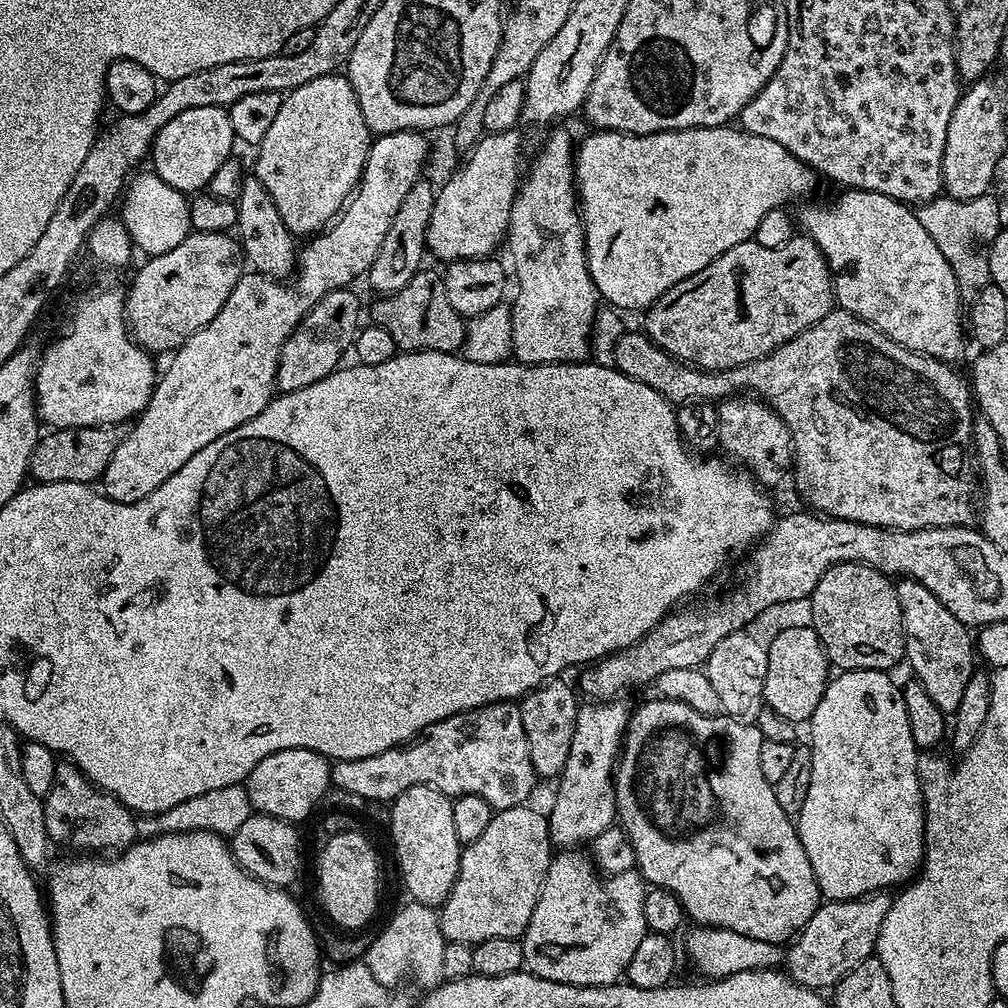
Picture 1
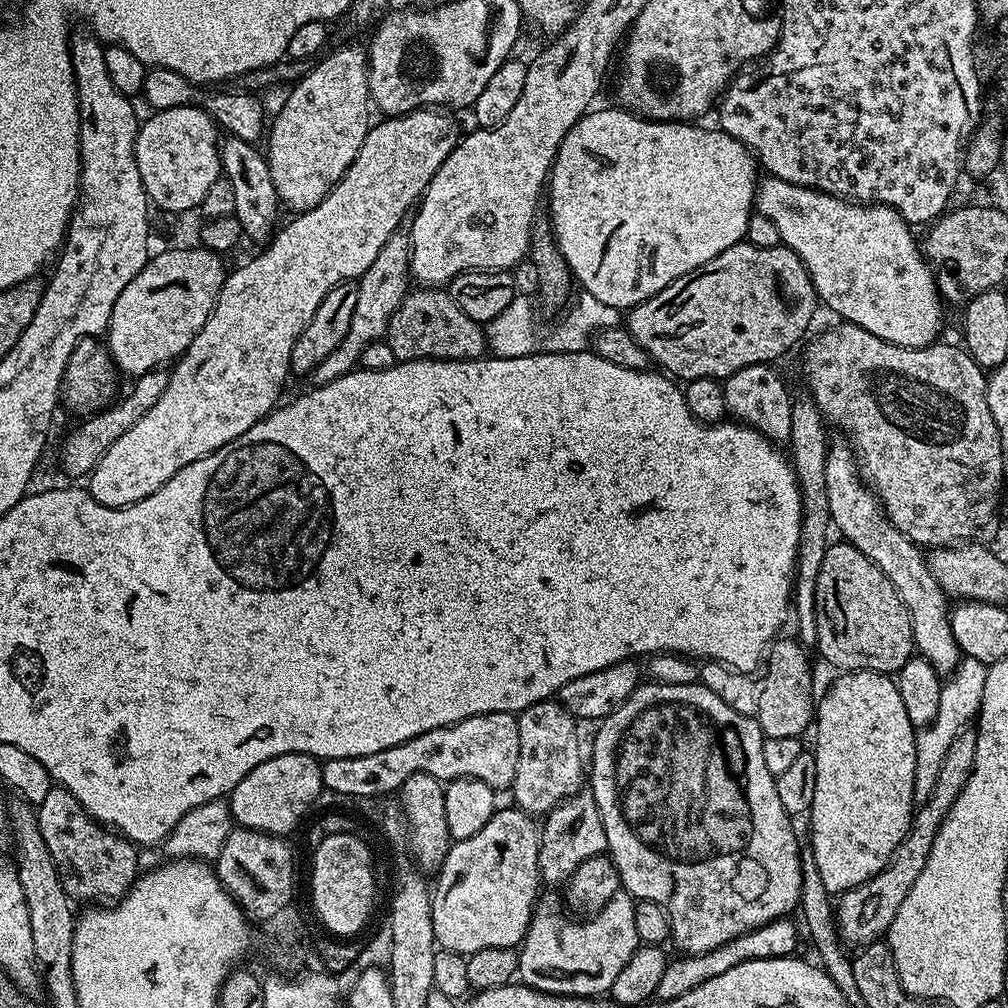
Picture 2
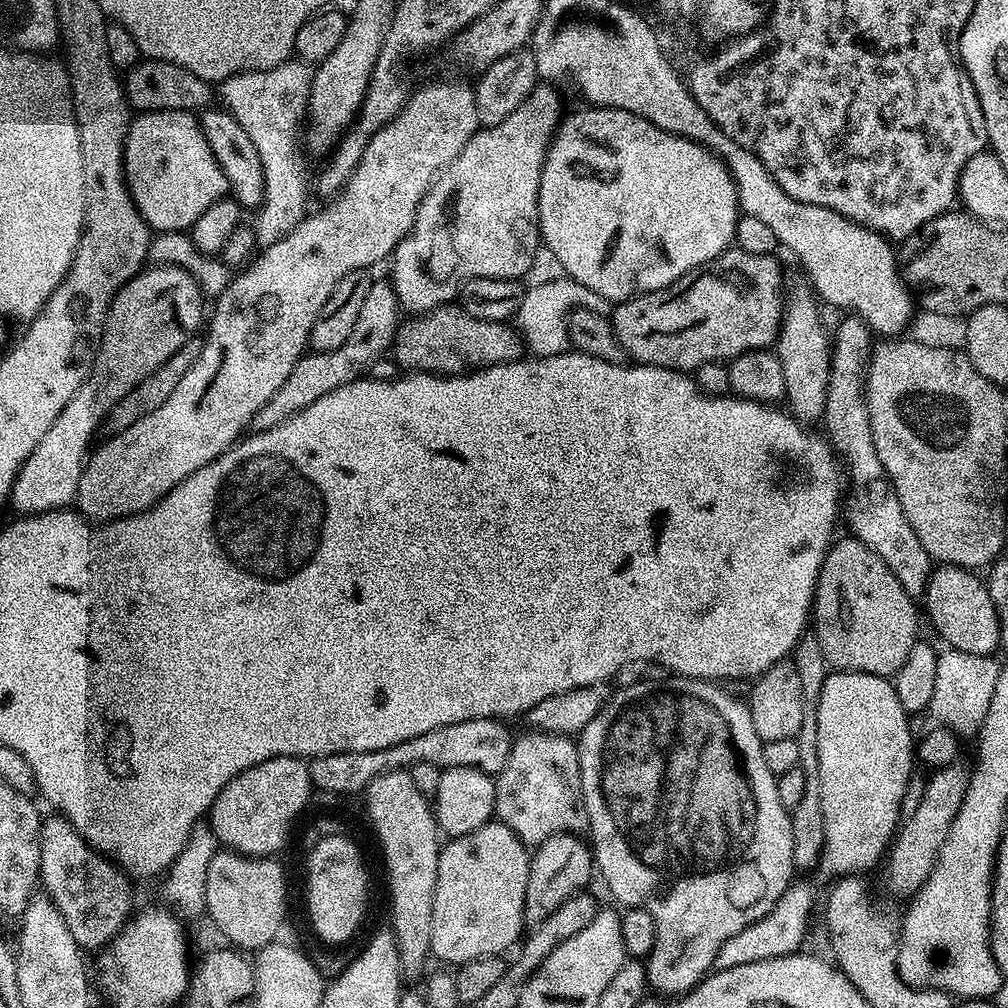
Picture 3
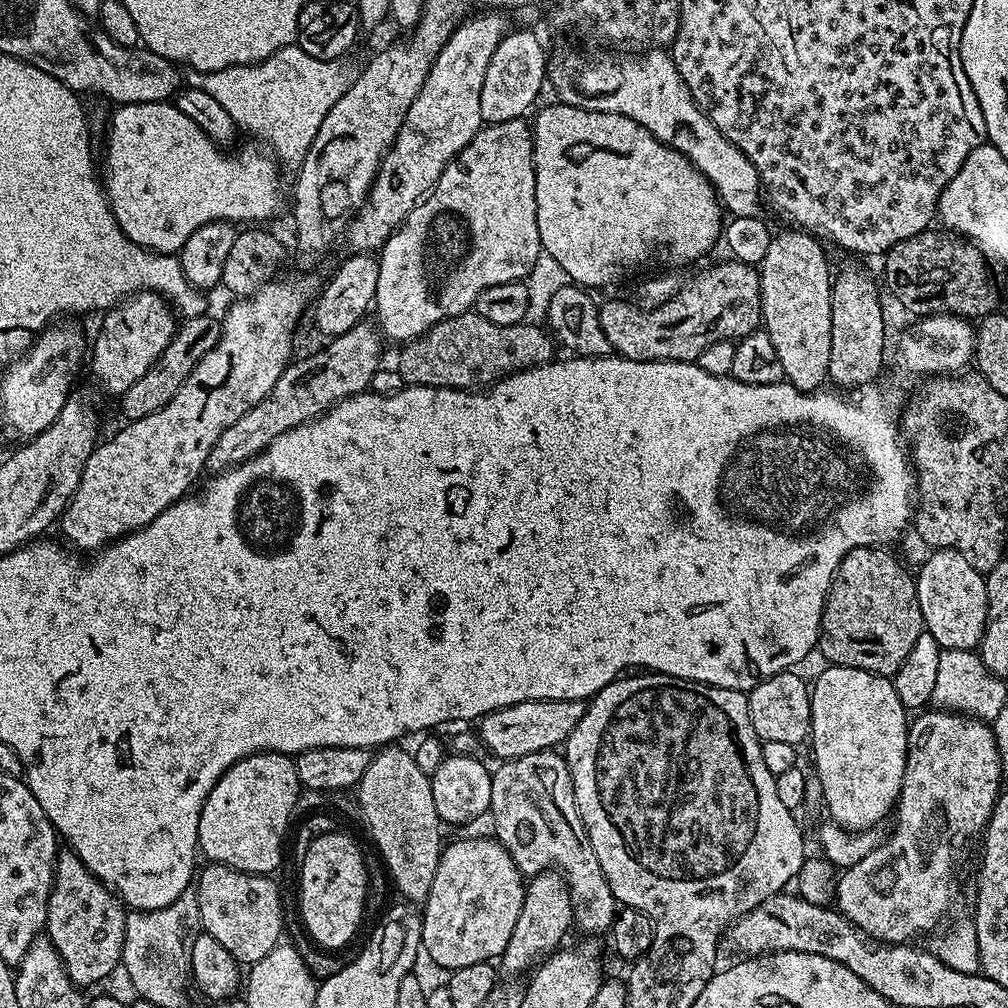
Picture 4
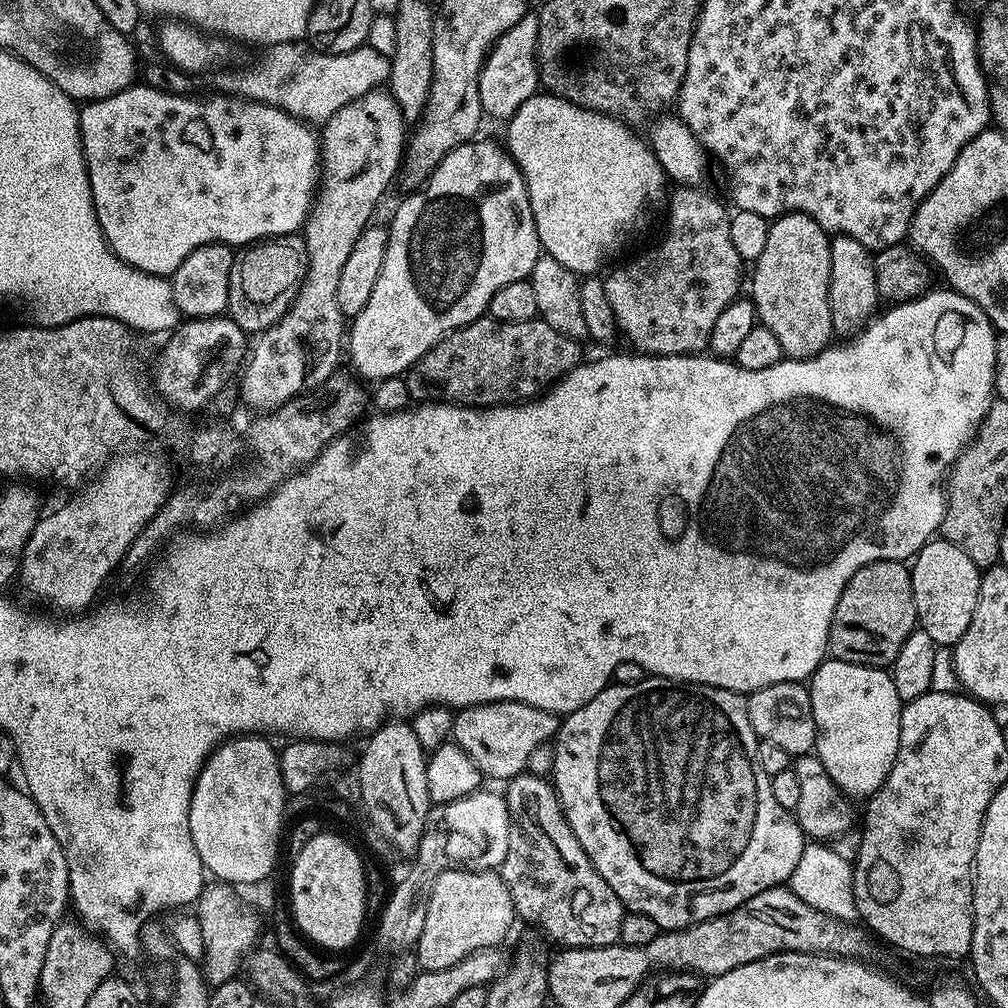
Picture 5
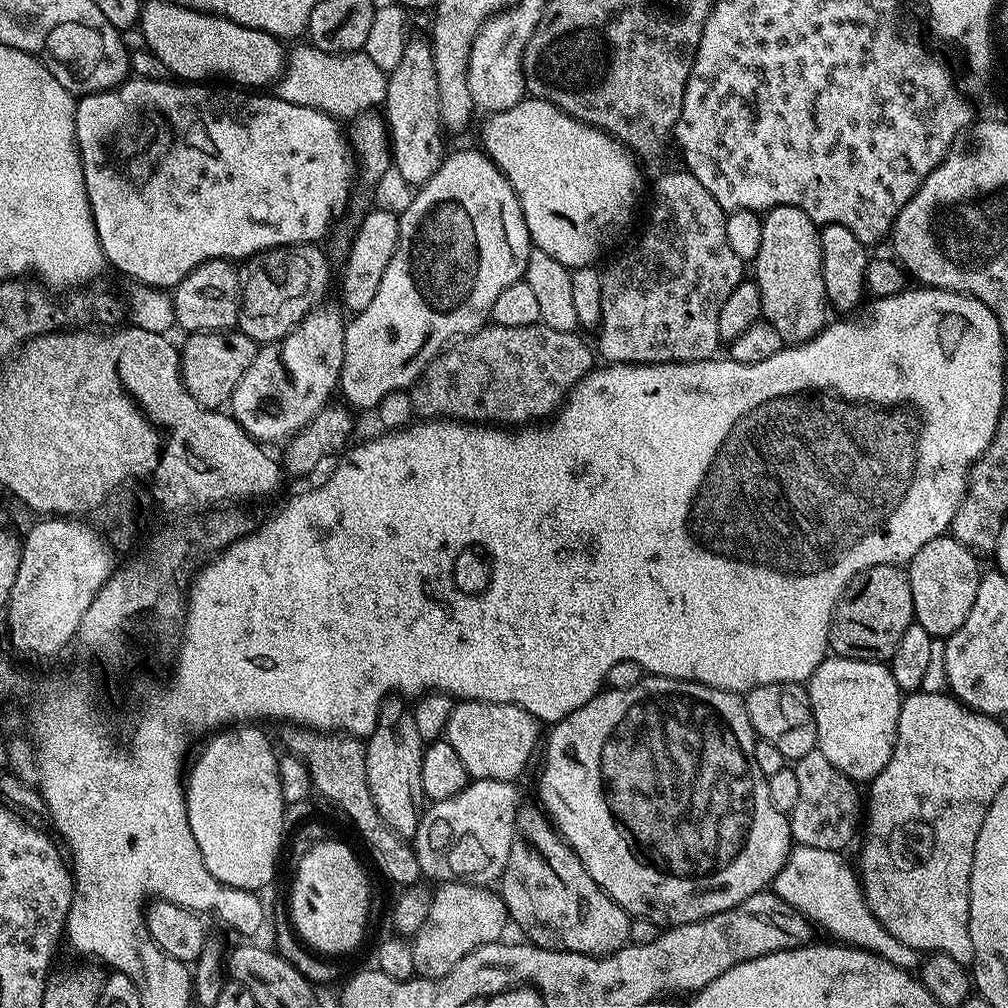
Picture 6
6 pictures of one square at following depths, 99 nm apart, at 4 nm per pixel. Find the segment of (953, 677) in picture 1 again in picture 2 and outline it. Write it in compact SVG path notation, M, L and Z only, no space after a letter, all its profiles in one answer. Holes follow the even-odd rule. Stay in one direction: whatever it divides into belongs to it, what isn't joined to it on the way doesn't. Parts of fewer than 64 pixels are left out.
M829 443L826 458L826 498L830 498L832 528L840 531L847 543L862 550L862 554L890 578L890 586L898 590L898 598L902 598L902 606L906 606L910 614L915 651L926 658L936 672L951 674L960 664L962 653L954 640L954 630L950 630L950 598L942 586L938 586L938 578L934 578L921 545L906 538L906 534L902 534L884 513L883 504L860 471L851 443L843 443Z

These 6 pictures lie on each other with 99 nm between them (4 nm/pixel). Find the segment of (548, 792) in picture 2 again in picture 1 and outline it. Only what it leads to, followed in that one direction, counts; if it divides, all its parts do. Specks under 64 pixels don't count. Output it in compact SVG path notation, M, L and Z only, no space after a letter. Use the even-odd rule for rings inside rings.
M549 678L545 684L539 684L531 692L527 692L518 704L522 714L522 730L526 730L526 742L530 746L530 762L534 762L534 770L537 777L559 777L562 769L566 766L566 758L570 758L570 738L574 738L574 726L576 715L580 709L578 692L564 681L564 678Z

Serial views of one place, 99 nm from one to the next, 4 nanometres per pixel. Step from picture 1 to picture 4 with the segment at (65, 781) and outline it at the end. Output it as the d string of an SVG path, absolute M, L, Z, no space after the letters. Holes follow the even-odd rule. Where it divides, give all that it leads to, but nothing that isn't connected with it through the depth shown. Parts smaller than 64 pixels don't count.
M71 850L61 851L57 855L56 869L52 875L46 935L54 950L58 950L66 966L66 974L70 974L76 985L96 984L106 979L115 968L117 970L121 967L126 920L126 908L120 897L107 884L103 884Z

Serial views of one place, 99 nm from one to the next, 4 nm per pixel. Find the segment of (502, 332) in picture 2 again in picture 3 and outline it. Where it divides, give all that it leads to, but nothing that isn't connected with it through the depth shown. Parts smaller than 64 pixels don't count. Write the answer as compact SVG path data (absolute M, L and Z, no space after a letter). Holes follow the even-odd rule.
M563 279L548 280L545 284L529 287L522 298L522 306L518 306L516 311L514 327L520 333L525 349L533 357L557 356L569 351L568 318L572 314L572 309L585 308L608 316L614 307L613 301L602 298L602 294L594 294L594 290L582 286L577 280Z

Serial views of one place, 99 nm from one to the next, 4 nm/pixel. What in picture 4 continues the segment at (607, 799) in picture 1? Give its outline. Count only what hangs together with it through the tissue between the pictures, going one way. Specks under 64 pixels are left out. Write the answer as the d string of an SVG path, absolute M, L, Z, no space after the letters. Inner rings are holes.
M549 870L531 877L524 890L522 910L518 910L518 922L514 922L514 934L510 934L510 942L506 942L506 950L498 958L499 967L503 971L505 968L508 971L505 973L512 978L524 974L520 972L527 973L563 945L560 943L563 942L568 927L571 929L573 924L572 899L563 876L555 870Z

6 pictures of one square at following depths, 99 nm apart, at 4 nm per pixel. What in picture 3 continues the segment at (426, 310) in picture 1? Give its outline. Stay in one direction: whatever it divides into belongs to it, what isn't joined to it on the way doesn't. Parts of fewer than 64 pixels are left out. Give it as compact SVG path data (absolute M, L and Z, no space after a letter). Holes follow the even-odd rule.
M456 302L409 315L396 329L396 343L390 349L405 373L430 372L438 376L458 376L495 364L511 364L521 359L524 351L524 341L511 323L474 318Z

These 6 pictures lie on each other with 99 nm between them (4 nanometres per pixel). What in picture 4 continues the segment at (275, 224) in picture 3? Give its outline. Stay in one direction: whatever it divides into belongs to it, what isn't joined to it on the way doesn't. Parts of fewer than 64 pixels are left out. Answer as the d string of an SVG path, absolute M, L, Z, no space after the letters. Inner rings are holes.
M294 43L270 54L270 58L257 64L239 64L213 72L199 72L188 68L186 84L189 88L197 88L210 94L230 114L241 133L249 132L250 135L257 136L252 138L266 146L267 151L282 165L283 171L295 174L300 171L302 162L306 162L310 142L314 142L314 134L318 134L318 126L322 126L322 118L330 114L330 106L334 106L334 102L338 102L338 98L342 98L342 94L346 94L346 90L352 85L354 68L352 72L351 66L344 63L348 62L343 59L313 58L310 54L306 54L306 50L302 50L299 44Z

